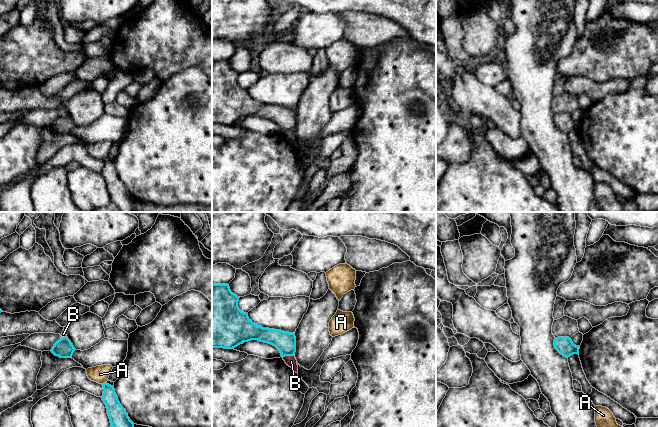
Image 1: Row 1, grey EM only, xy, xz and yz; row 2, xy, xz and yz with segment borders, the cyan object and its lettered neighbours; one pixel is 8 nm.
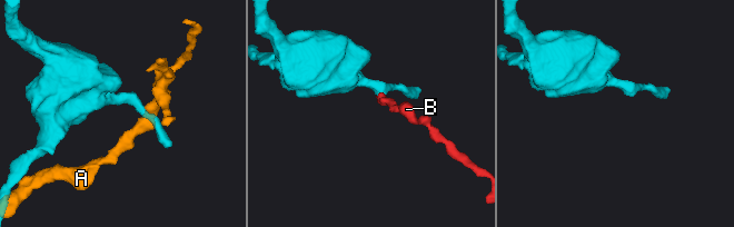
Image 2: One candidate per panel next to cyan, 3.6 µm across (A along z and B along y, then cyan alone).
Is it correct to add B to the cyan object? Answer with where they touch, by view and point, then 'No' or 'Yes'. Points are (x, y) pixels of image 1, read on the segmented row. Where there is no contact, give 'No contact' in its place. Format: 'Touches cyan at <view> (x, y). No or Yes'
Touches cyan at xz (288, 355). No

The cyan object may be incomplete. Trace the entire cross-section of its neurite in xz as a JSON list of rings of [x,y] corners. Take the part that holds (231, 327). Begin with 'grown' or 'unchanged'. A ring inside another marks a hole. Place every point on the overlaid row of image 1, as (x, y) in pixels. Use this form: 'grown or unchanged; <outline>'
unchanged; [[[212,284],[212,348],[233,349],[243,342],[258,340],[275,346],[280,351],[282,358],[295,356],[295,334],[263,328],[253,323],[248,314],[239,309],[239,298],[231,292],[229,284]]]

